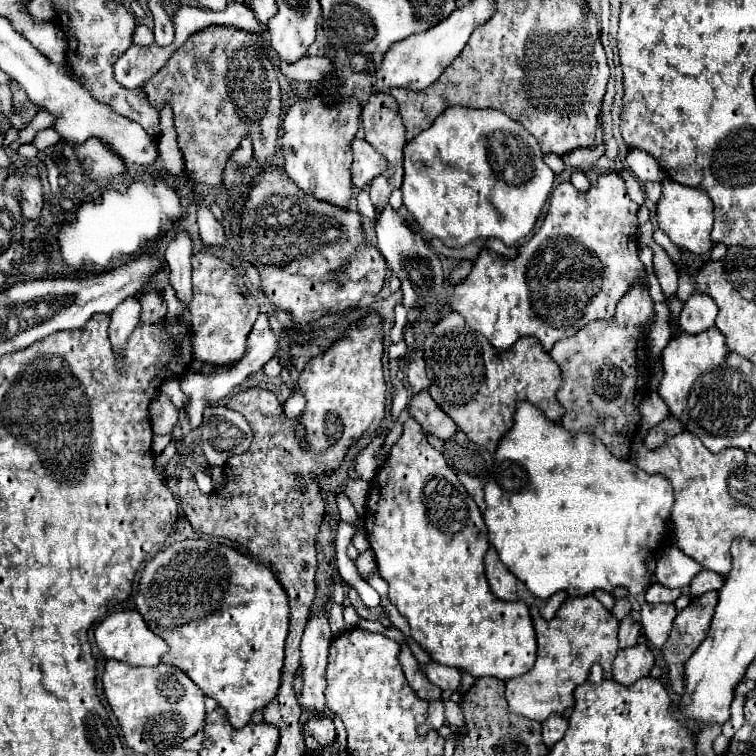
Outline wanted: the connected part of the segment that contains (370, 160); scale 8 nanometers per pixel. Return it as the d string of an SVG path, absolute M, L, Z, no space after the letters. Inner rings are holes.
M355 138L351 142L353 164L351 164L351 180L357 188L365 188L375 176L385 170L385 160L371 148L365 140Z

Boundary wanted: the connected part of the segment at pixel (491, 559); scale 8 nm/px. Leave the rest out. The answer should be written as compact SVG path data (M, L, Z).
M491 546L485 554L485 574L493 594L501 600L523 600L517 594L517 578L503 566L497 550Z

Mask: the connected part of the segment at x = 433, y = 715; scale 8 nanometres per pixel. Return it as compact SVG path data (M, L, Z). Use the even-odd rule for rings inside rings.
M435 700L429 704L427 712L427 727L439 728L445 724L445 708L443 708L443 702L441 700Z

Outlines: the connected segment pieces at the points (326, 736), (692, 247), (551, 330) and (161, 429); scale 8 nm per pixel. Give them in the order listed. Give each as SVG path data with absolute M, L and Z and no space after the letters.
M313 716L303 724L303 732L313 736L319 744L329 744L335 740L335 726L331 718L325 716Z
M665 178L661 184L663 184L663 194L657 202L657 224L659 224L659 228L679 248L685 248L693 254L709 252L711 250L709 232L713 228L713 208L711 208L711 200L707 198L707 194L697 192L697 188L677 184L669 178Z
M615 172L601 174L599 182L587 192L579 192L571 182L557 184L551 192L549 210L541 228L519 246L515 258L481 250L471 272L455 284L449 300L451 308L497 350L509 350L521 336L535 336L543 350L551 352L555 342L573 336L585 324L593 320L611 320L615 304L625 290L633 282L645 280L645 268L637 258L637 210L639 206L629 198L623 178Z
M159 392L157 398L149 406L149 416L151 416L151 426L155 434L171 434L177 424L179 412L169 400L169 396Z

